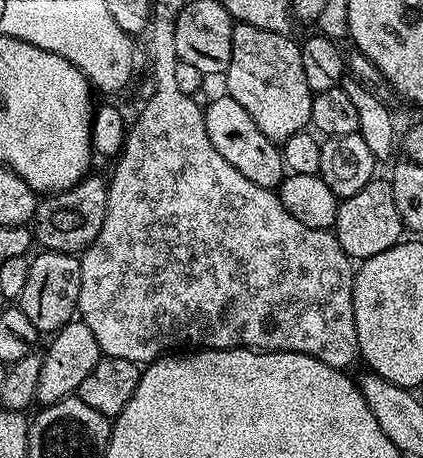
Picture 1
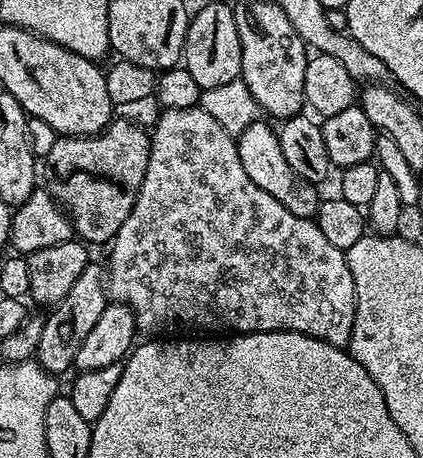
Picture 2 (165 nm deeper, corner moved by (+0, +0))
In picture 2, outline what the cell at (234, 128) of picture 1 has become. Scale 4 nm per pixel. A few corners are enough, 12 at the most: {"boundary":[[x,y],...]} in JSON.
{"boundary":[[246,126],[236,140],[250,182],[290,214],[315,217],[321,189],[282,155],[275,127]]}

